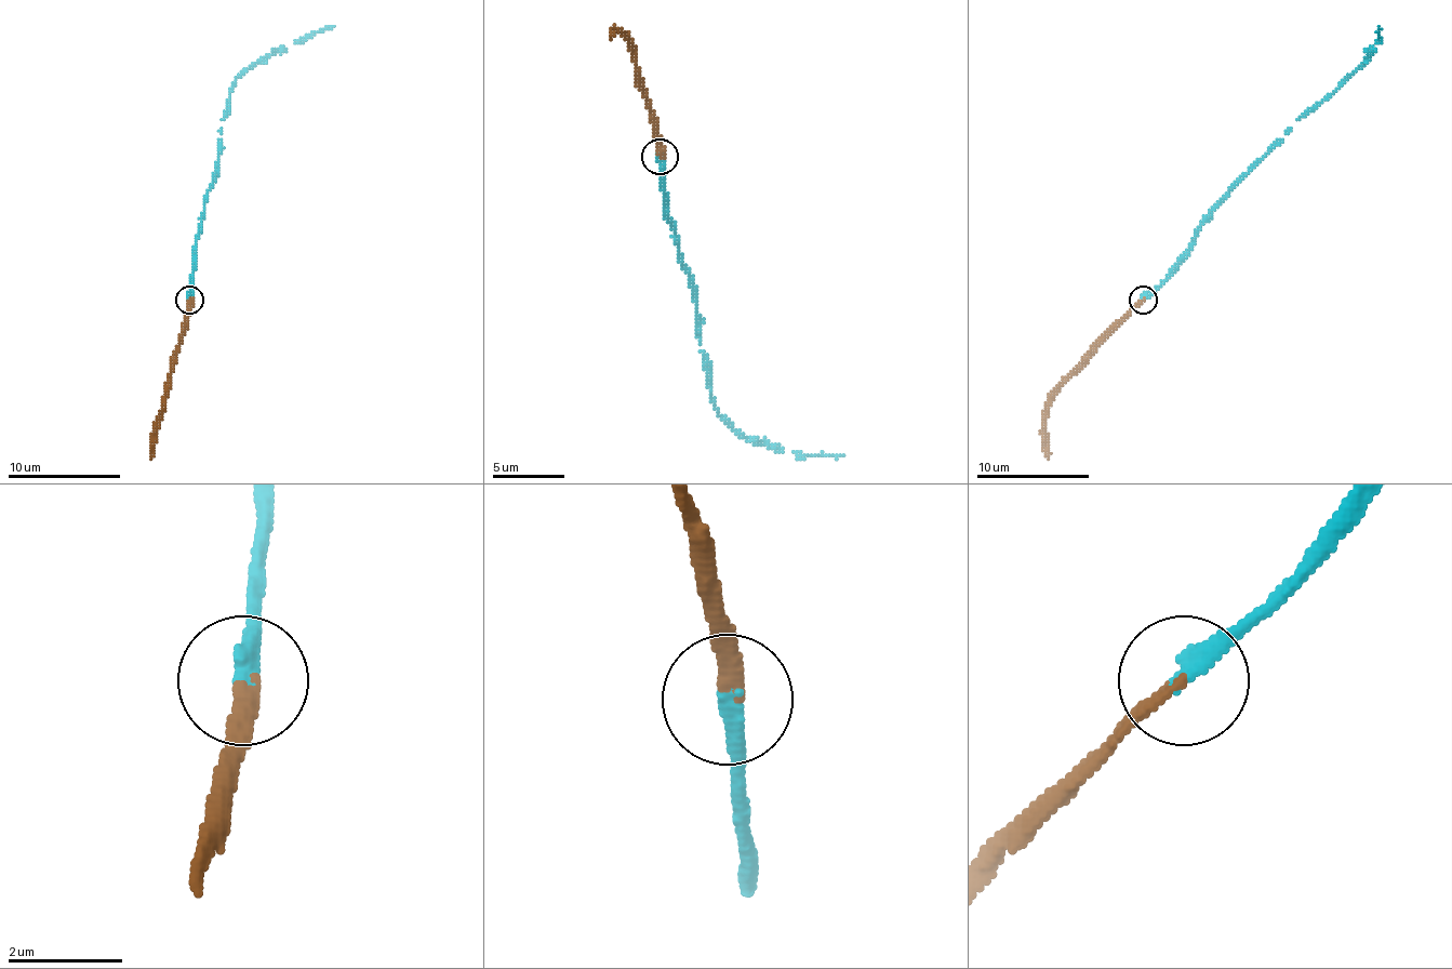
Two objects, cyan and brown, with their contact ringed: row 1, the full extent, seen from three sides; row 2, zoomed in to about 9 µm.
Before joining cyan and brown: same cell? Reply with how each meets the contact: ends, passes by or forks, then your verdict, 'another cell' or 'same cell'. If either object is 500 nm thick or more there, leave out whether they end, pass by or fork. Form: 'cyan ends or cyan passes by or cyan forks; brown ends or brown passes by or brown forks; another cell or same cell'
cyan ends; brown ends; same cell

